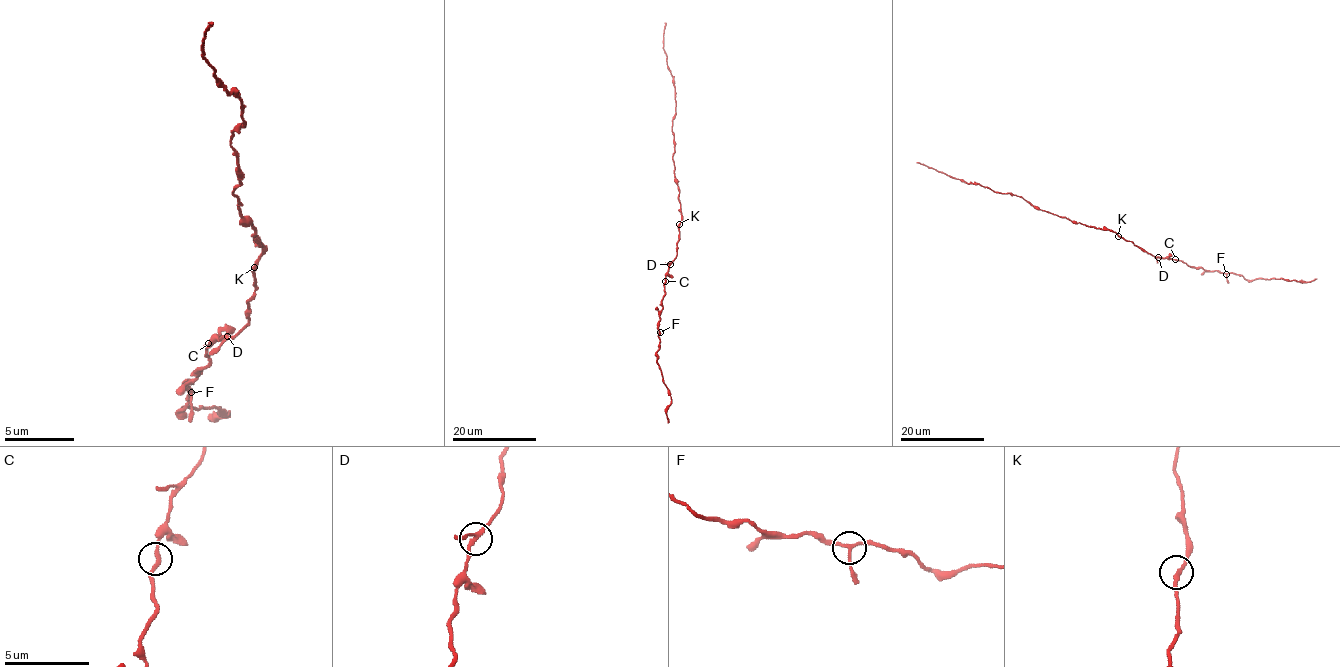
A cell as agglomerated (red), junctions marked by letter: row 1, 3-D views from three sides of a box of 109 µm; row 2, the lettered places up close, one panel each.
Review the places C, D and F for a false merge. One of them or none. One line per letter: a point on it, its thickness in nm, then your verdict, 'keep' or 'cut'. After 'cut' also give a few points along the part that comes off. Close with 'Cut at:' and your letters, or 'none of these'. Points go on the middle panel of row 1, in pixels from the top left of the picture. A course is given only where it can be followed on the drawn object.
C: place (665, 281); calibre 220 nm; keep
D: place (670, 264); calibre 190 nm; keep
F: place (660, 332); calibre 180 nm; keep
Cut at: none of these

